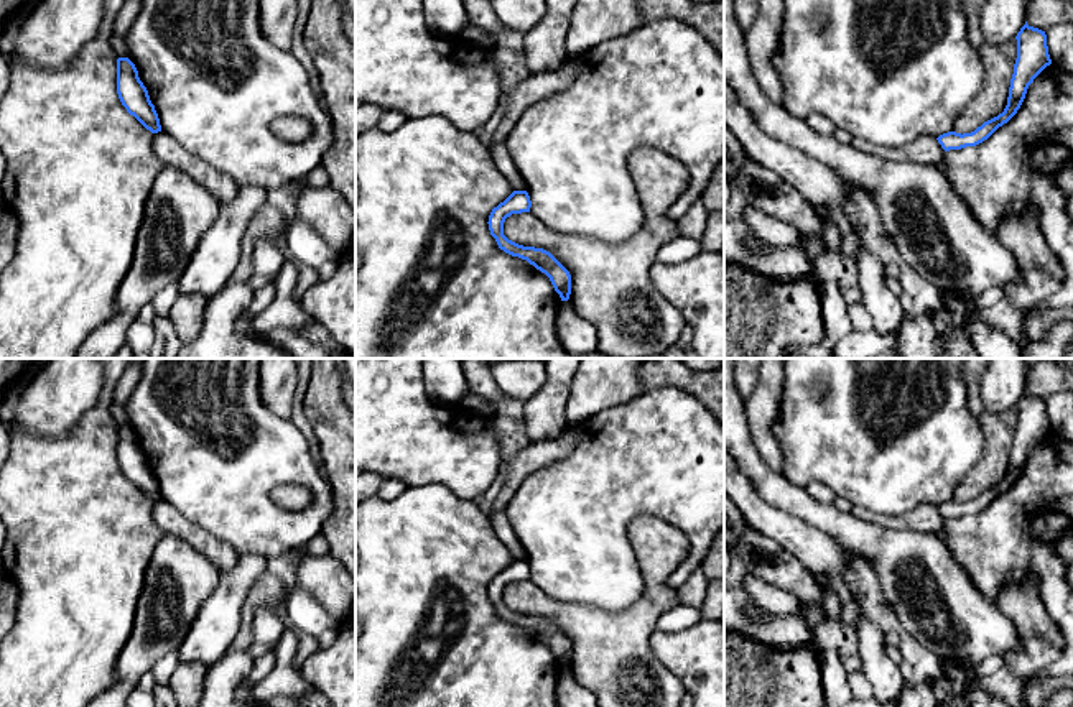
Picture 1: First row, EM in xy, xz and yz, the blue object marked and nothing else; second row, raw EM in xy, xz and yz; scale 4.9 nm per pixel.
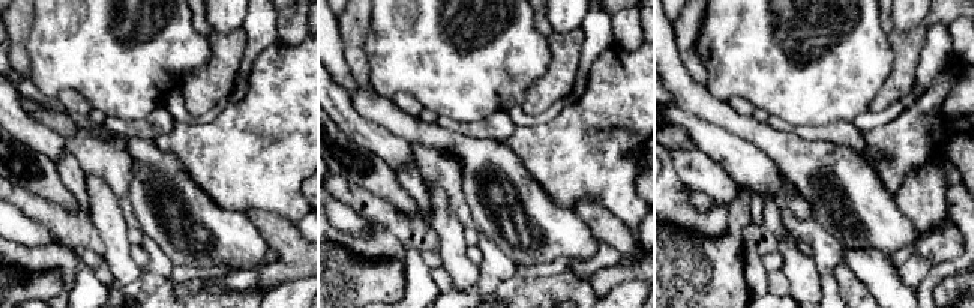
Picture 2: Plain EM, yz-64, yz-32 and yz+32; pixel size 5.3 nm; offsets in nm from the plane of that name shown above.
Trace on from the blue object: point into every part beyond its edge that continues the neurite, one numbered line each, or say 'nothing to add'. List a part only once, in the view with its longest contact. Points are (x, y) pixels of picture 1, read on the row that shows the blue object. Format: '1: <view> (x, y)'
nothing to add

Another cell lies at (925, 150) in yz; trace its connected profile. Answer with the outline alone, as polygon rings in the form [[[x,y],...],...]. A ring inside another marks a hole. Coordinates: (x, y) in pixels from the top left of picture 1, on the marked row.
[[[854,136],[851,145],[859,151],[872,153],[892,163],[915,163],[938,168],[945,156],[945,150],[935,136],[920,136],[902,146],[877,146],[861,136]]]

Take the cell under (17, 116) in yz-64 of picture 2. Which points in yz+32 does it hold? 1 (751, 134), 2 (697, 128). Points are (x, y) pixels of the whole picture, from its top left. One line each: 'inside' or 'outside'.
1: outside
2: inside

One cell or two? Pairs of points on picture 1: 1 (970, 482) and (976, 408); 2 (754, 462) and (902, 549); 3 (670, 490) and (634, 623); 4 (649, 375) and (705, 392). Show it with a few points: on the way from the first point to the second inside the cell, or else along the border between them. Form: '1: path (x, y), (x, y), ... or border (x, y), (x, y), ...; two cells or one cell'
1: border (984, 411), (976, 416); two cells
2: path (789, 499), (864, 538); one cell
3: border (627, 526), (662, 518), (688, 548); two cells
4: path (662, 375), (678, 375), (692, 382); one cell

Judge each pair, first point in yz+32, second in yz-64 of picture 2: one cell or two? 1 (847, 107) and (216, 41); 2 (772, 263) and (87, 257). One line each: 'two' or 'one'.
1: two
2: one

